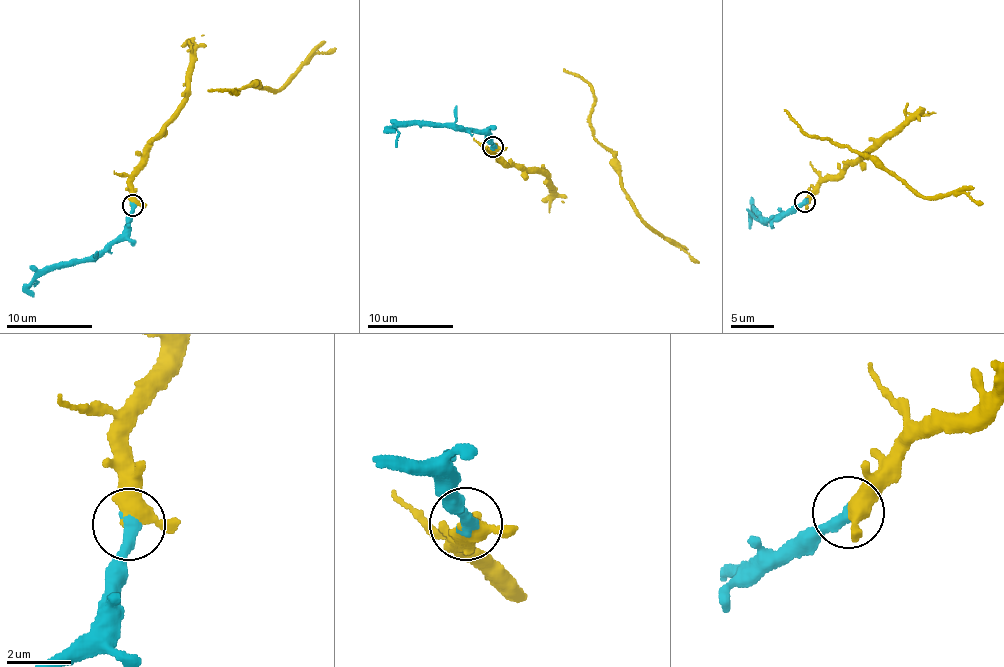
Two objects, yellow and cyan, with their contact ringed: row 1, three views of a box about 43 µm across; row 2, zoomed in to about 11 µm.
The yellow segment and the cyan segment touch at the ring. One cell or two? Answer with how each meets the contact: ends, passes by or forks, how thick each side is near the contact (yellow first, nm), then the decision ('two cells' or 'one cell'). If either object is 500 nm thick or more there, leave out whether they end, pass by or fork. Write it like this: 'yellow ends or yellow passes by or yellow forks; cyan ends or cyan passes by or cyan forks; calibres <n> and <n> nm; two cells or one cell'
yellow passes by; cyan ends; calibres 400 and 400 nm; one cell

